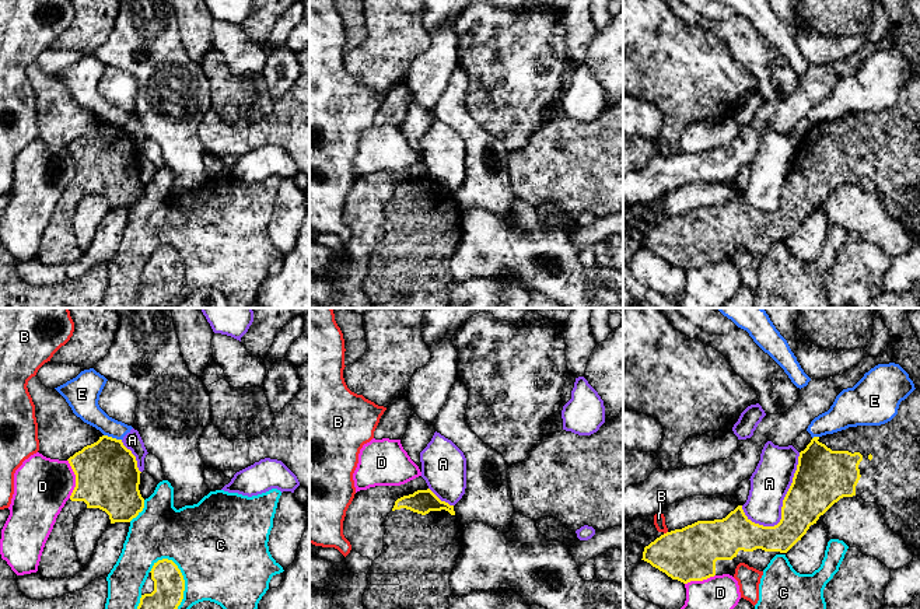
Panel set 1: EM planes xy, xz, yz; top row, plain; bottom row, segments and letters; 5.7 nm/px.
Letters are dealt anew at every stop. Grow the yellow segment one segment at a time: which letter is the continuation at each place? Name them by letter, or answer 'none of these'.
none of these

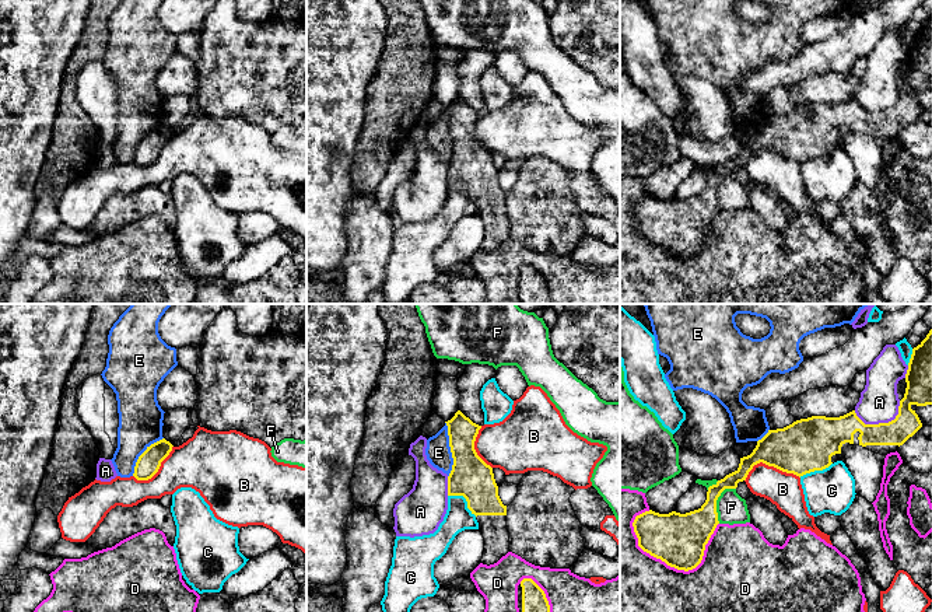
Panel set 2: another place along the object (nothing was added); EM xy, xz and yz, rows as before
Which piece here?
none of these

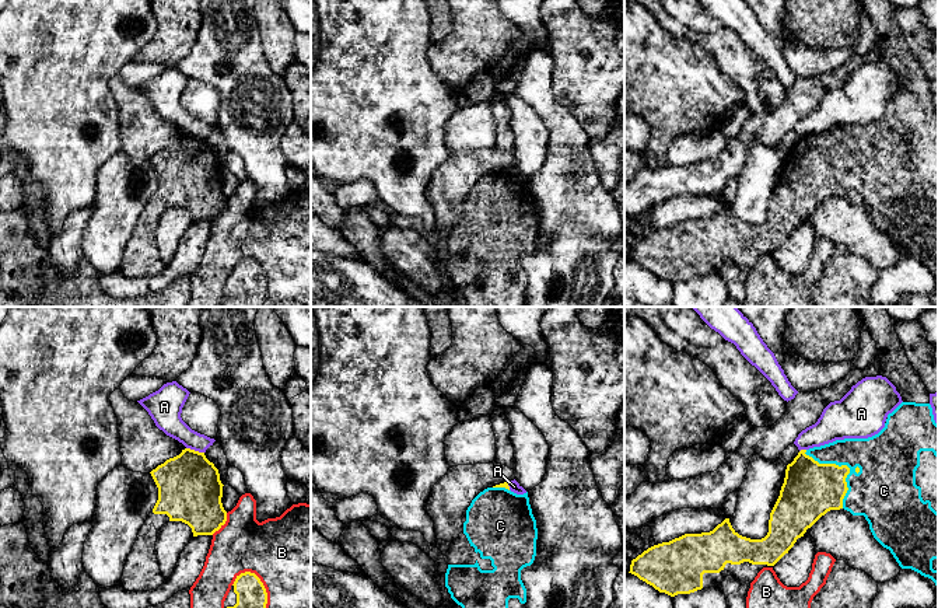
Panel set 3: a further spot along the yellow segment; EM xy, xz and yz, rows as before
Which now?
C

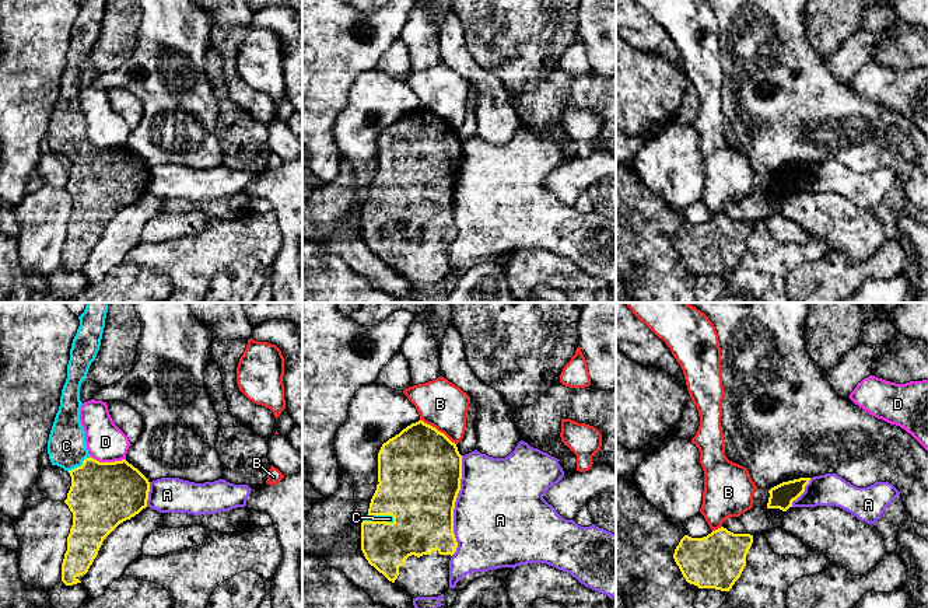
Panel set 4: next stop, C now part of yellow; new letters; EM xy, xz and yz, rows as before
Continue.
C

